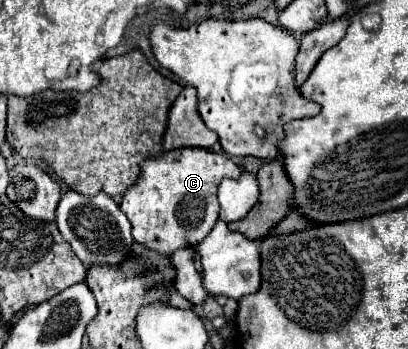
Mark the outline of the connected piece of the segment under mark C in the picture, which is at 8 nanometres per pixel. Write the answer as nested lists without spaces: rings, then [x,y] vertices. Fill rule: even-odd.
[[[200,148],[170,150],[146,160],[142,164],[142,176],[128,188],[120,204],[132,224],[134,240],[162,254],[172,254],[178,248],[190,248],[202,242],[218,220],[218,184],[226,176],[240,176],[240,172],[240,166],[226,154]]]

